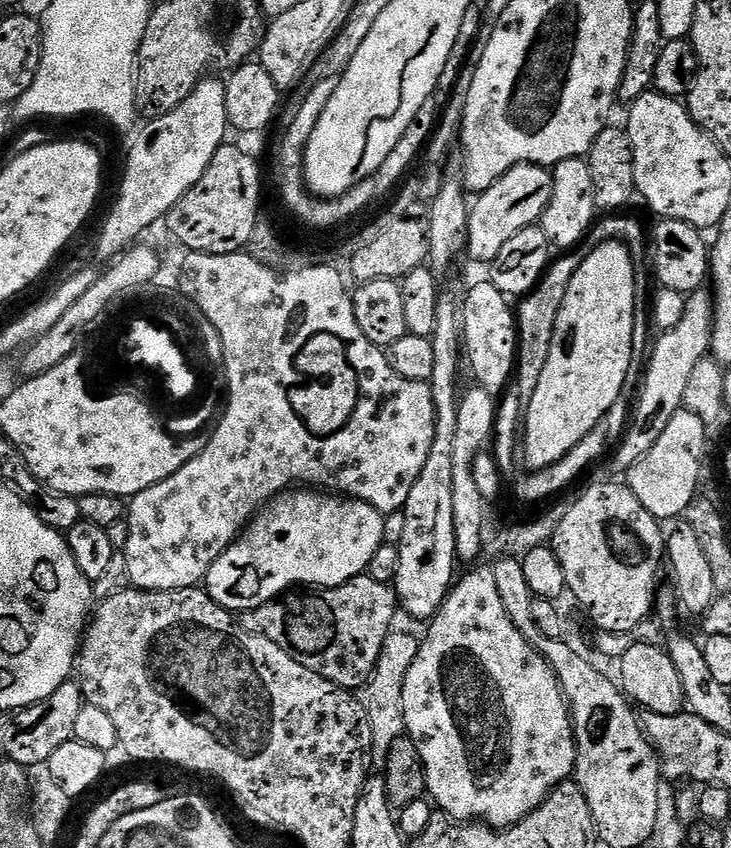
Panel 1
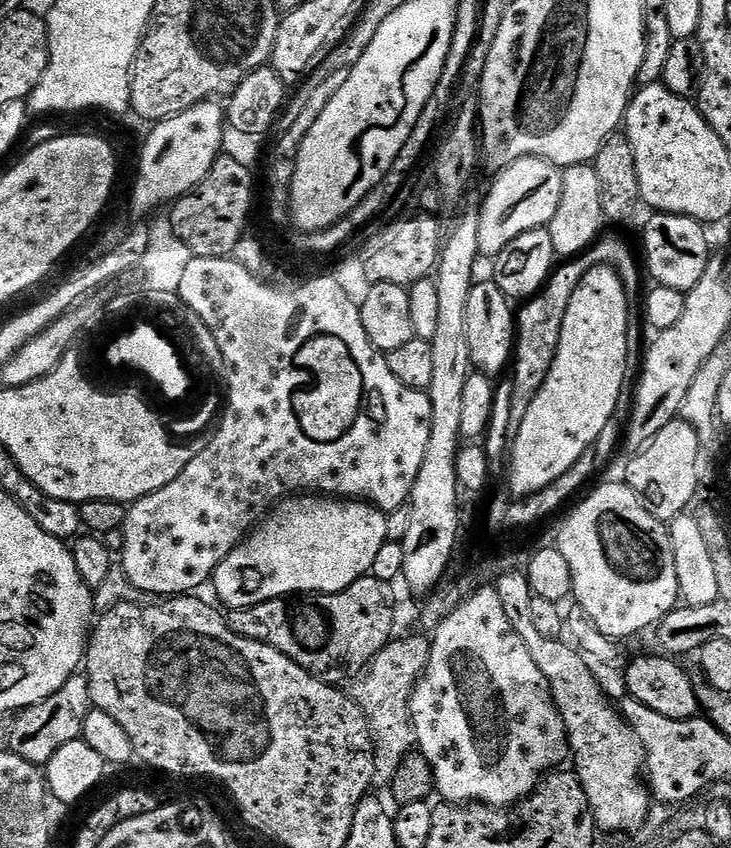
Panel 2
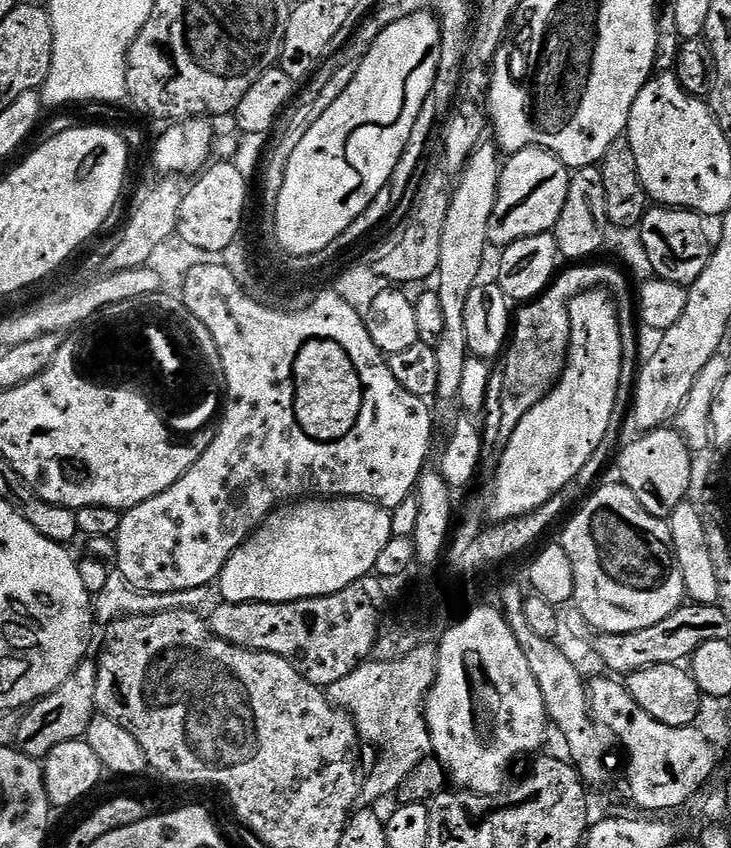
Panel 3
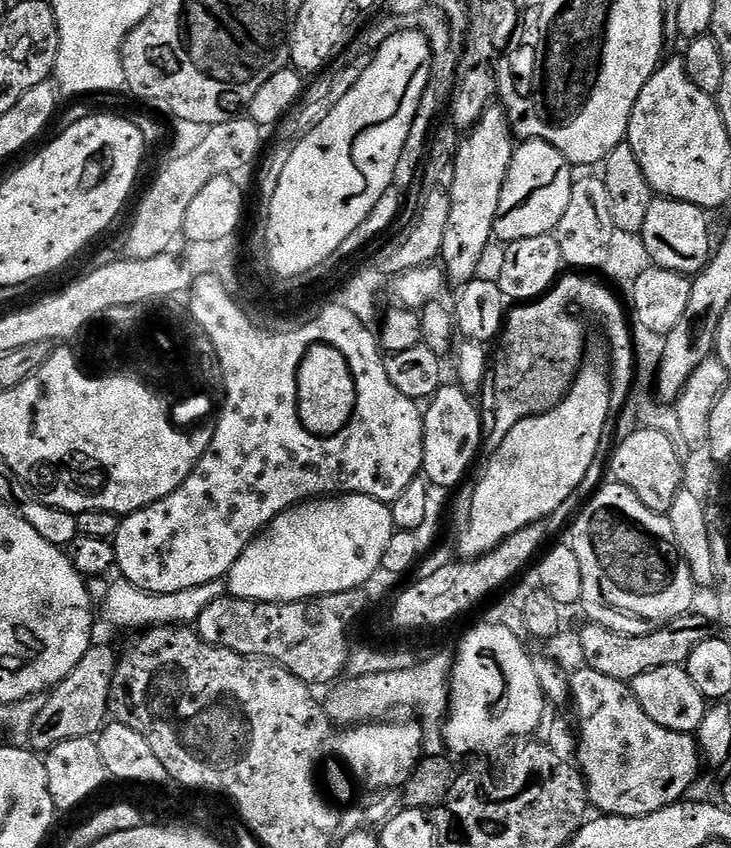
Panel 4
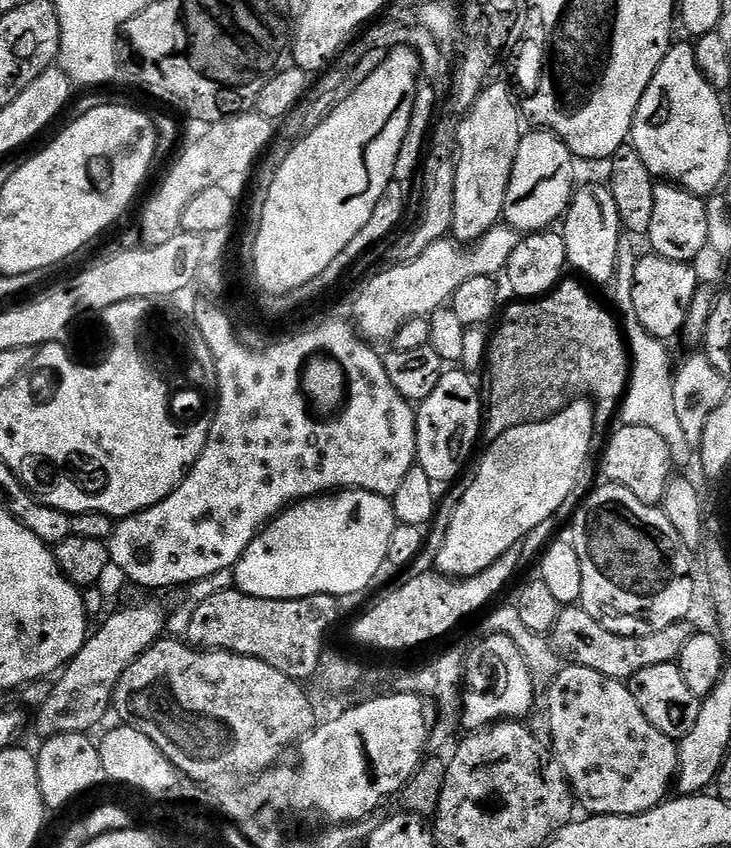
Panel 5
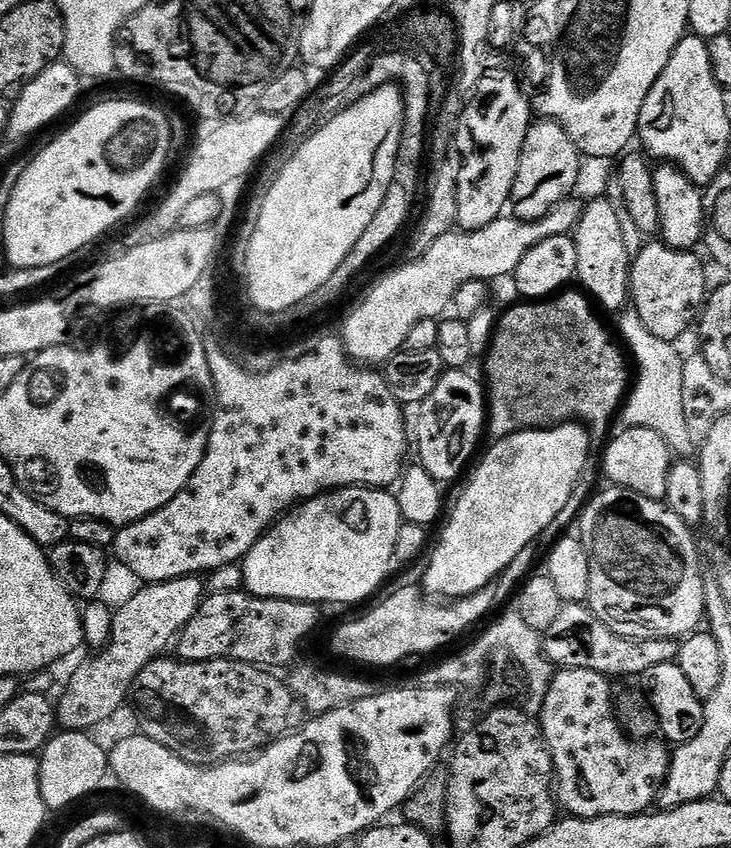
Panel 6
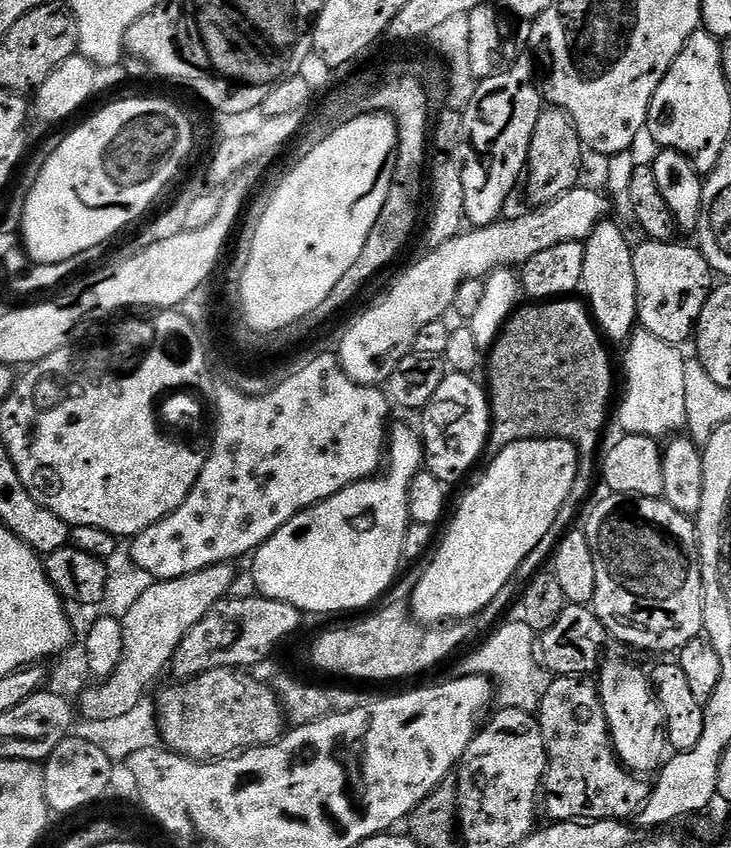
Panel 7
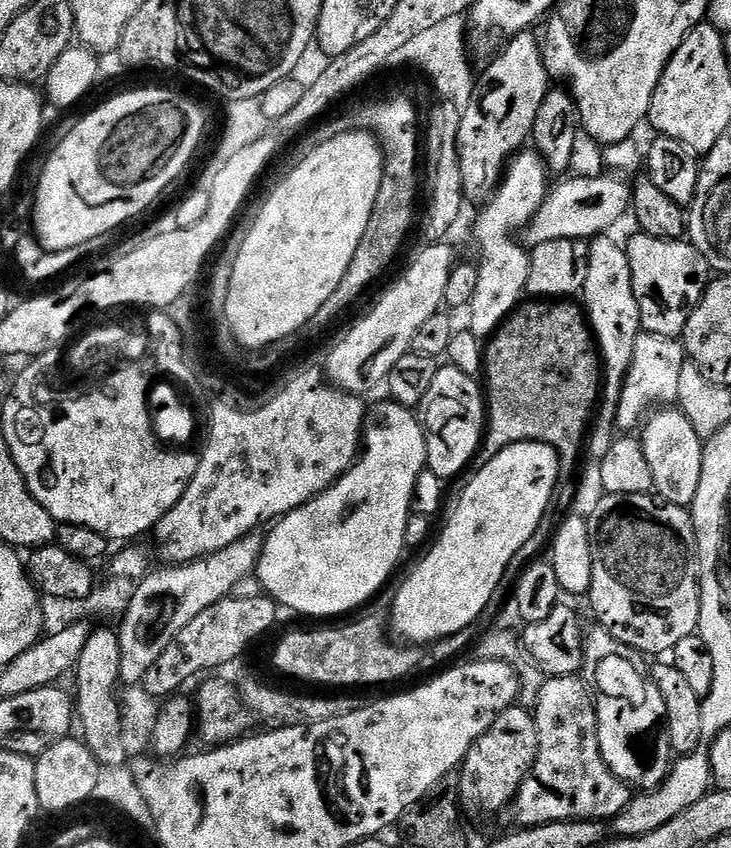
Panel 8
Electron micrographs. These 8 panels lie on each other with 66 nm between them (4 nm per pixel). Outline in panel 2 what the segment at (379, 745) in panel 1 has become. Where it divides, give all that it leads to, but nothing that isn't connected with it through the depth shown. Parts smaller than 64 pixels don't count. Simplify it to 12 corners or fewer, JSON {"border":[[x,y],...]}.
{"border":[[394,638],[351,683],[391,785],[415,745],[409,702],[431,639]]}

